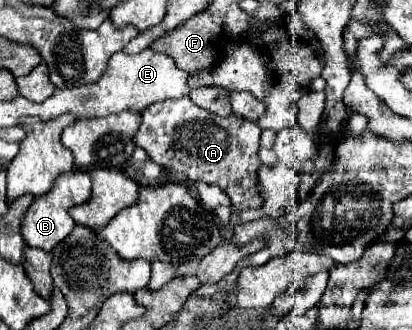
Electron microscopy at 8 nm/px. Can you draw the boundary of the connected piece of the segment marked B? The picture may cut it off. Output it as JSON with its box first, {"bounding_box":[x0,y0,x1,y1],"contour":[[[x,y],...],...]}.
{"bounding_box":[21,171,91,251],"contour":[[[71,171],[55,181],[55,187],[51,193],[35,199],[23,217],[21,225],[21,235],[29,247],[43,249],[43,251],[53,251],[63,239],[67,239],[67,233],[75,229],[75,221],[69,215],[69,209],[75,205],[81,205],[91,197],[91,179],[85,175],[85,171]]]}

